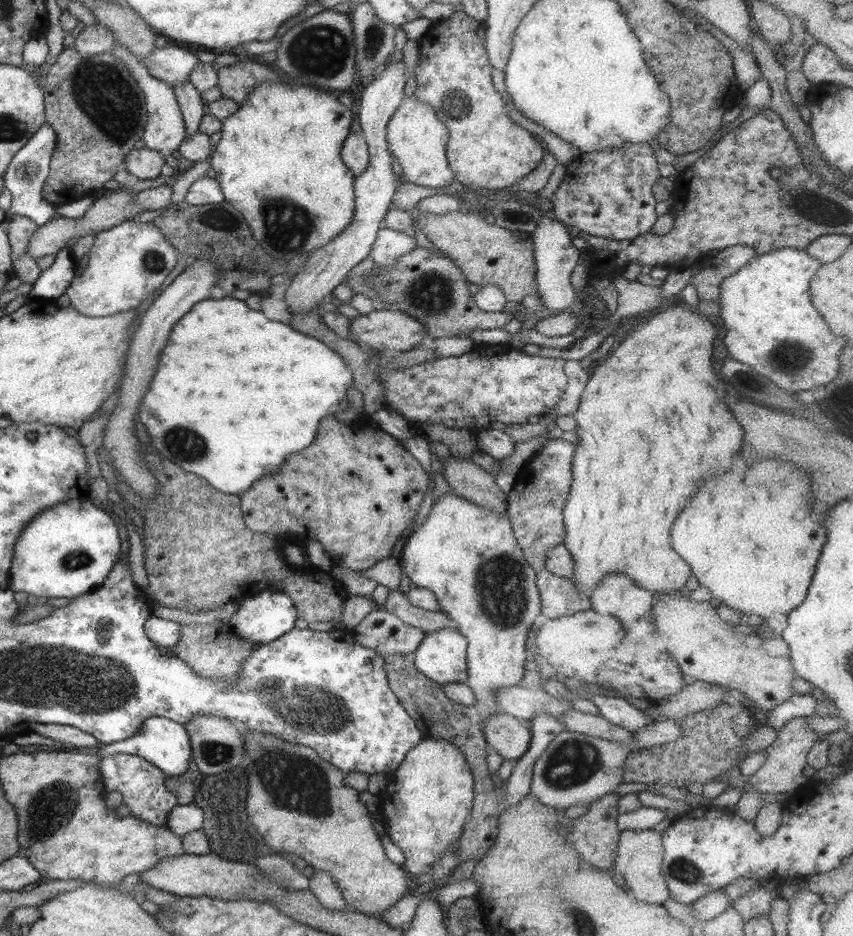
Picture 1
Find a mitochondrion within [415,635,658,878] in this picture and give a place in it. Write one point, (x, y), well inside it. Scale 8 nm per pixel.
(572, 762)

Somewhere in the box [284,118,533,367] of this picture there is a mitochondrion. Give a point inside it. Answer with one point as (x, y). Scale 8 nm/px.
(432, 294)

